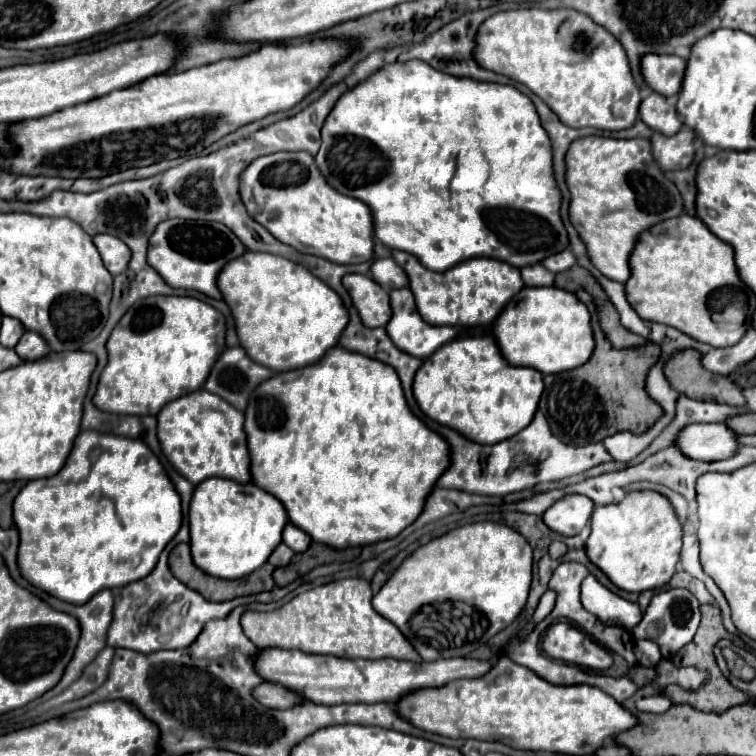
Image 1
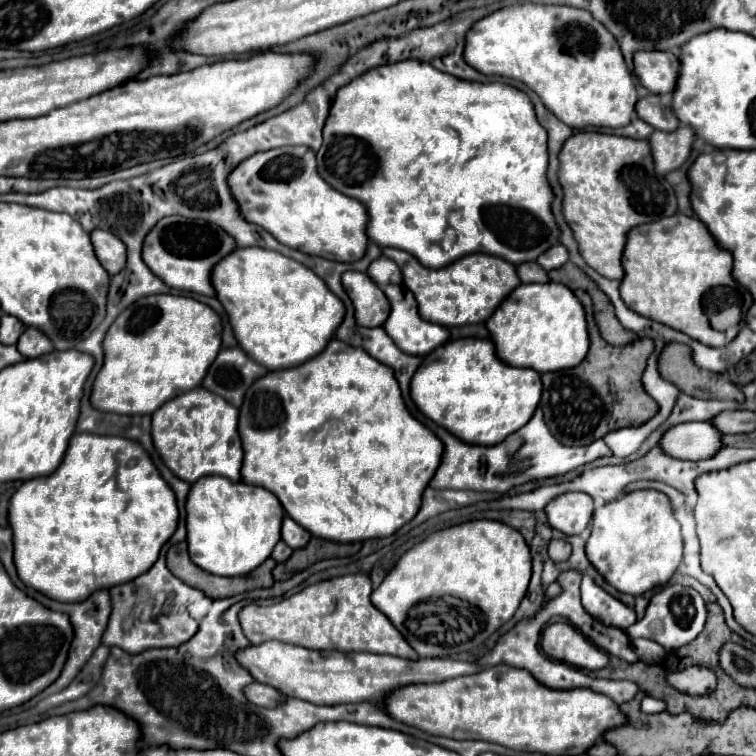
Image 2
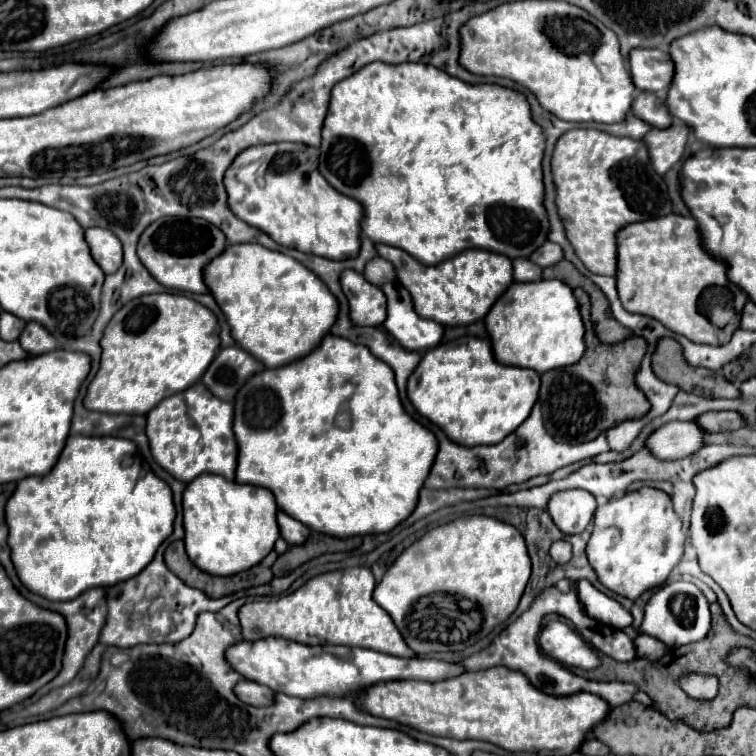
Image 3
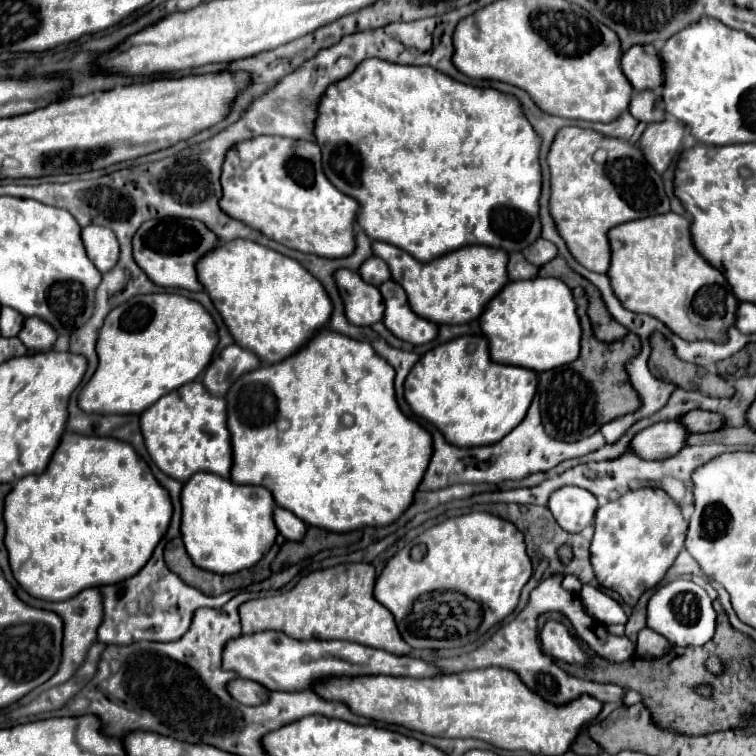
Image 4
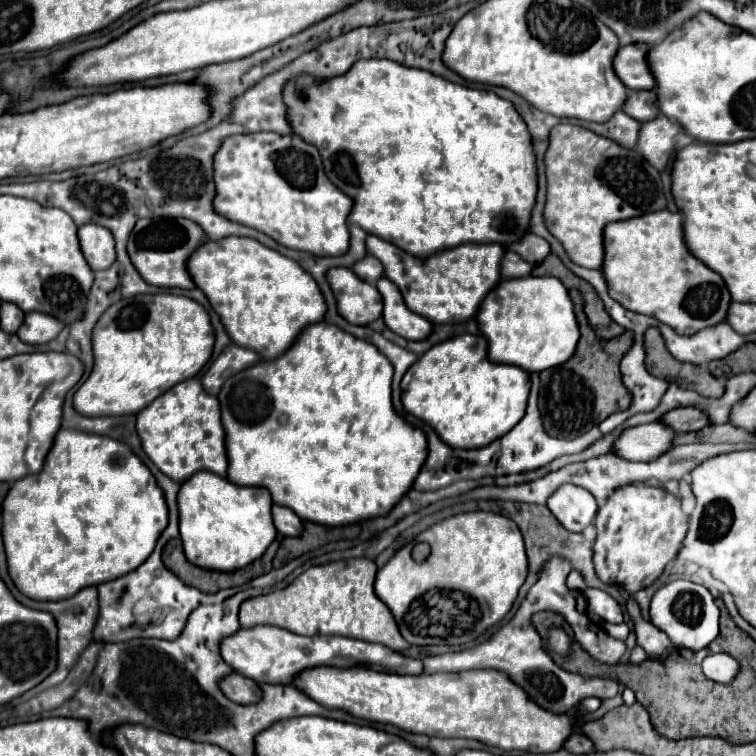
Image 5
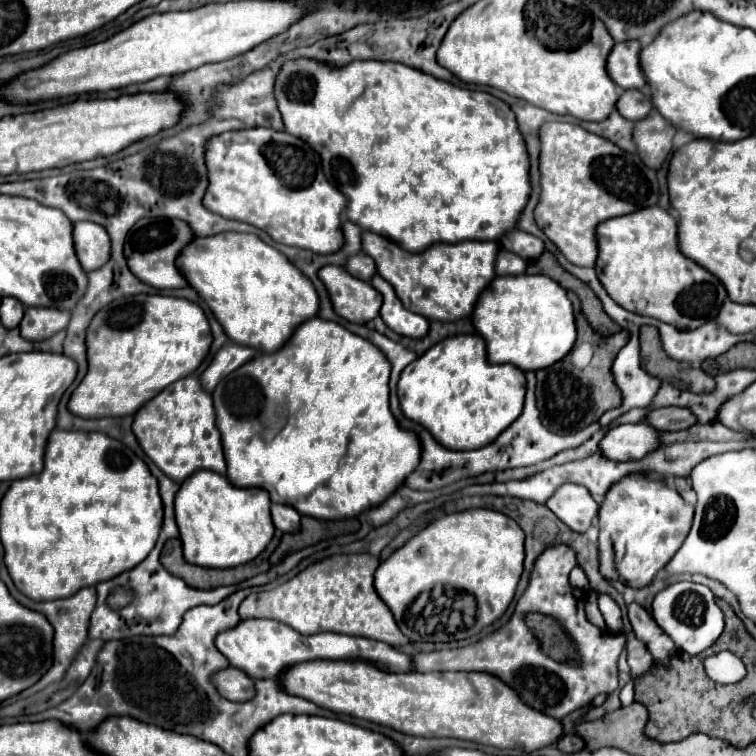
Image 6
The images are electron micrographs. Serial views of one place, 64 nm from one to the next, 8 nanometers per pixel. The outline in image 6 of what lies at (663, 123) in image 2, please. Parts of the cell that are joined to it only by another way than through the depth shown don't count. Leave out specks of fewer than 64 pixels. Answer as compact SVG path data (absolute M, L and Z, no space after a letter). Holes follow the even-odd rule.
M626 90L618 102L616 102L616 110L626 118L626 120L642 120L648 116L648 110L652 110L652 102L648 92L642 90Z

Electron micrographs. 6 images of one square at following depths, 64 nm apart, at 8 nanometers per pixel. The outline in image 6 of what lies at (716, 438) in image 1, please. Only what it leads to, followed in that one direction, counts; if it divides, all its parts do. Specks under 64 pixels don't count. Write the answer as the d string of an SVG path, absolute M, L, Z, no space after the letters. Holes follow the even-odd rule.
M650 424L612 426L598 444L600 454L604 458L620 460L620 462L644 458L656 446L660 446L658 432Z

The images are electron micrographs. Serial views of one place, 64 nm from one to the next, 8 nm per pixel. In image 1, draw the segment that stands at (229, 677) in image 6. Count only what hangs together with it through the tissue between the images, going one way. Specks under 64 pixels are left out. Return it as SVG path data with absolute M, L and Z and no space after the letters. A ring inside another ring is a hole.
M262 682L260 686L256 686L252 690L252 696L266 708L290 708L300 700L296 694L292 694L284 686L272 684L272 682Z

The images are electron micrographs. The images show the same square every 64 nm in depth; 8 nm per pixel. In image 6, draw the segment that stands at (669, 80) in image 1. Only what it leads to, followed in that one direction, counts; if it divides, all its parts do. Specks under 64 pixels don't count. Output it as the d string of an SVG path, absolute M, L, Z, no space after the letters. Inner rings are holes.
M618 42L614 44L612 52L608 54L606 70L612 76L614 84L628 90L628 88L642 88L646 84L644 74L638 64L638 42Z

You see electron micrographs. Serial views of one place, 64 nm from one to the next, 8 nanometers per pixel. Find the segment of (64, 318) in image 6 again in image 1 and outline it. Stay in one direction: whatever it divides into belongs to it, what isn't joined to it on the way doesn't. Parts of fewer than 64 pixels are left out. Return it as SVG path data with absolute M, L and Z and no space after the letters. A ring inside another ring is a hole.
M26 330L22 334L22 338L20 338L20 342L16 344L14 350L22 360L36 360L36 358L50 354L48 342L44 342L44 338L40 338L40 334L36 334L32 330Z

